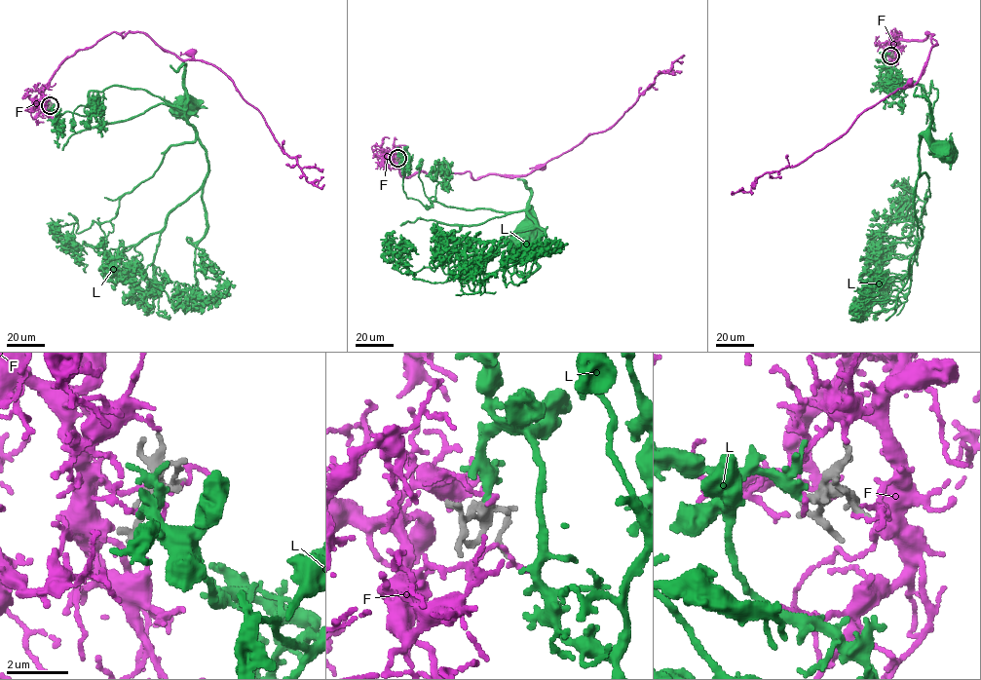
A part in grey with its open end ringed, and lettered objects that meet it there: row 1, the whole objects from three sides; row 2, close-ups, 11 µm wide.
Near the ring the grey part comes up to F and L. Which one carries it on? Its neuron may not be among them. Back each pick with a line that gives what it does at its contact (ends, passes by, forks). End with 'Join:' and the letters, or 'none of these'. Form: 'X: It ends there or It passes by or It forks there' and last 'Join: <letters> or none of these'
L: It ends there
Join: L

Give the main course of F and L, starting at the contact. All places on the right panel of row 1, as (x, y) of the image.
F: (889, 55), (897, 41), (934, 34), (930, 40), (938, 45), (919, 79), (904, 87), (910, 81)
L: (890, 56), (895, 73), (921, 84), (926, 101), (930, 81), (937, 91), (920, 140), (943, 151)

